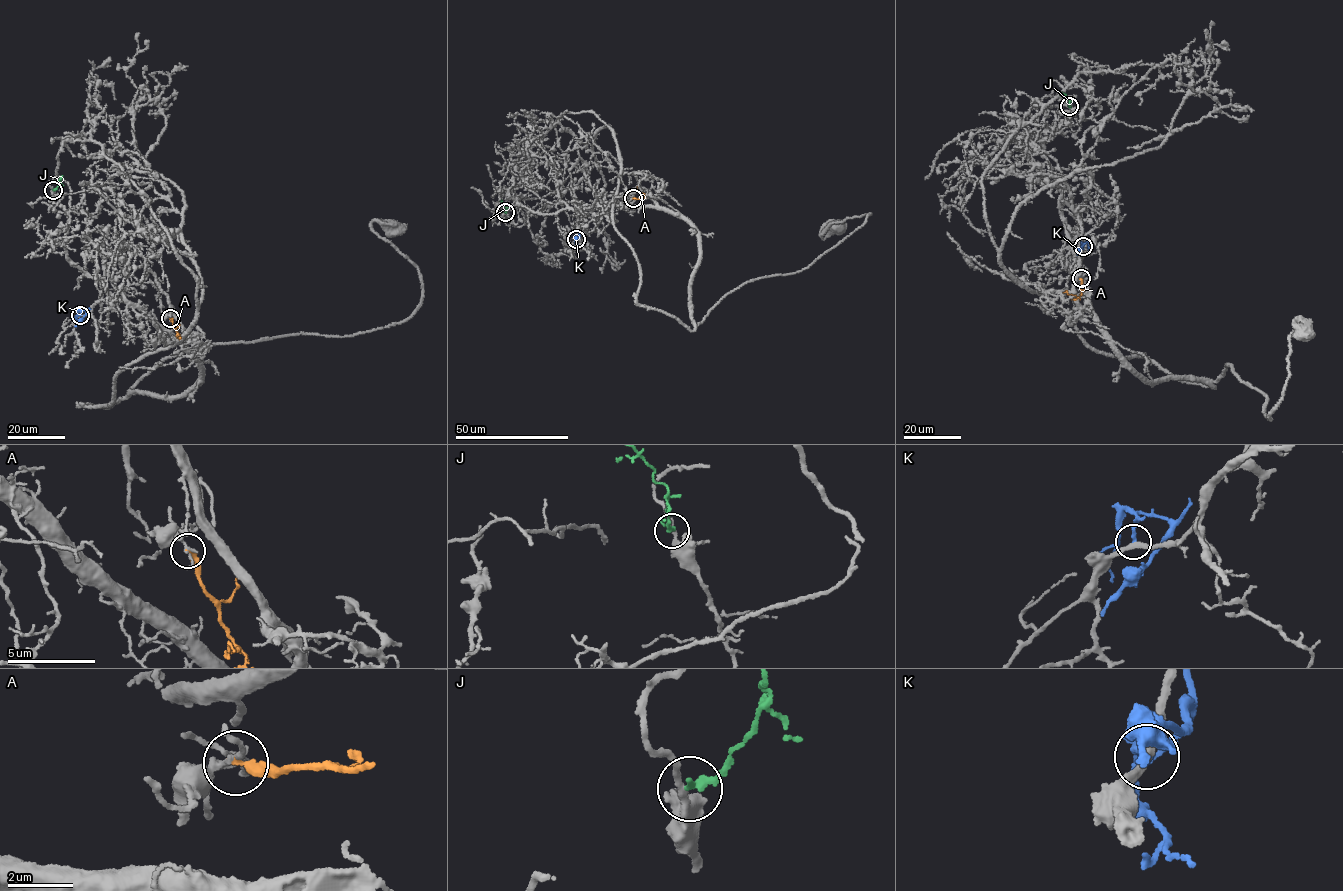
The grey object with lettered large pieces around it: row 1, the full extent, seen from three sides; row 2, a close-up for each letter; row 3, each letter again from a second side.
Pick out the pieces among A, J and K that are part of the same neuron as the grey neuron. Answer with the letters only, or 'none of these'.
none of these

